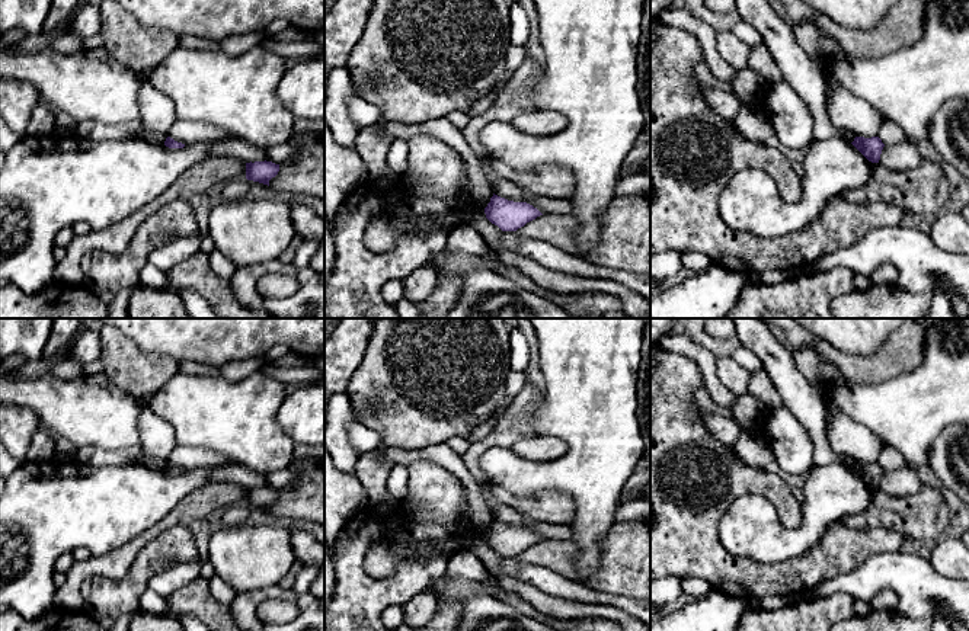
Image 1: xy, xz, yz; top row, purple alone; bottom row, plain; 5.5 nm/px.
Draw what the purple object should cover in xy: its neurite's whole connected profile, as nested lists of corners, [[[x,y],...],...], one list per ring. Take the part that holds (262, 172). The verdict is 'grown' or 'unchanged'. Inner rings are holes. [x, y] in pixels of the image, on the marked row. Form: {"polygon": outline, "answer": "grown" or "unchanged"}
{"polygon": [[[255,161],[246,163],[246,179],[259,182],[269,186],[269,180],[279,172],[279,164],[272,161]]], "answer": "unchanged"}

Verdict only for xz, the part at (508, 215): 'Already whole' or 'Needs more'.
Already whole

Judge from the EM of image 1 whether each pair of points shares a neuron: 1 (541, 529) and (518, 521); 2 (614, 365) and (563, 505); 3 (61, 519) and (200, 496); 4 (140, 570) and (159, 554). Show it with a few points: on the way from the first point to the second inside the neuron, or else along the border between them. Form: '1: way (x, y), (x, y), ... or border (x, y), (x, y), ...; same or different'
1: way (536, 527), (524, 524); same
2: border (531, 495), (566, 493), (573, 503), (573, 518); different
3: border (211, 483), (192, 489), (156, 522); different
4: way (144, 566), (154, 557); same

